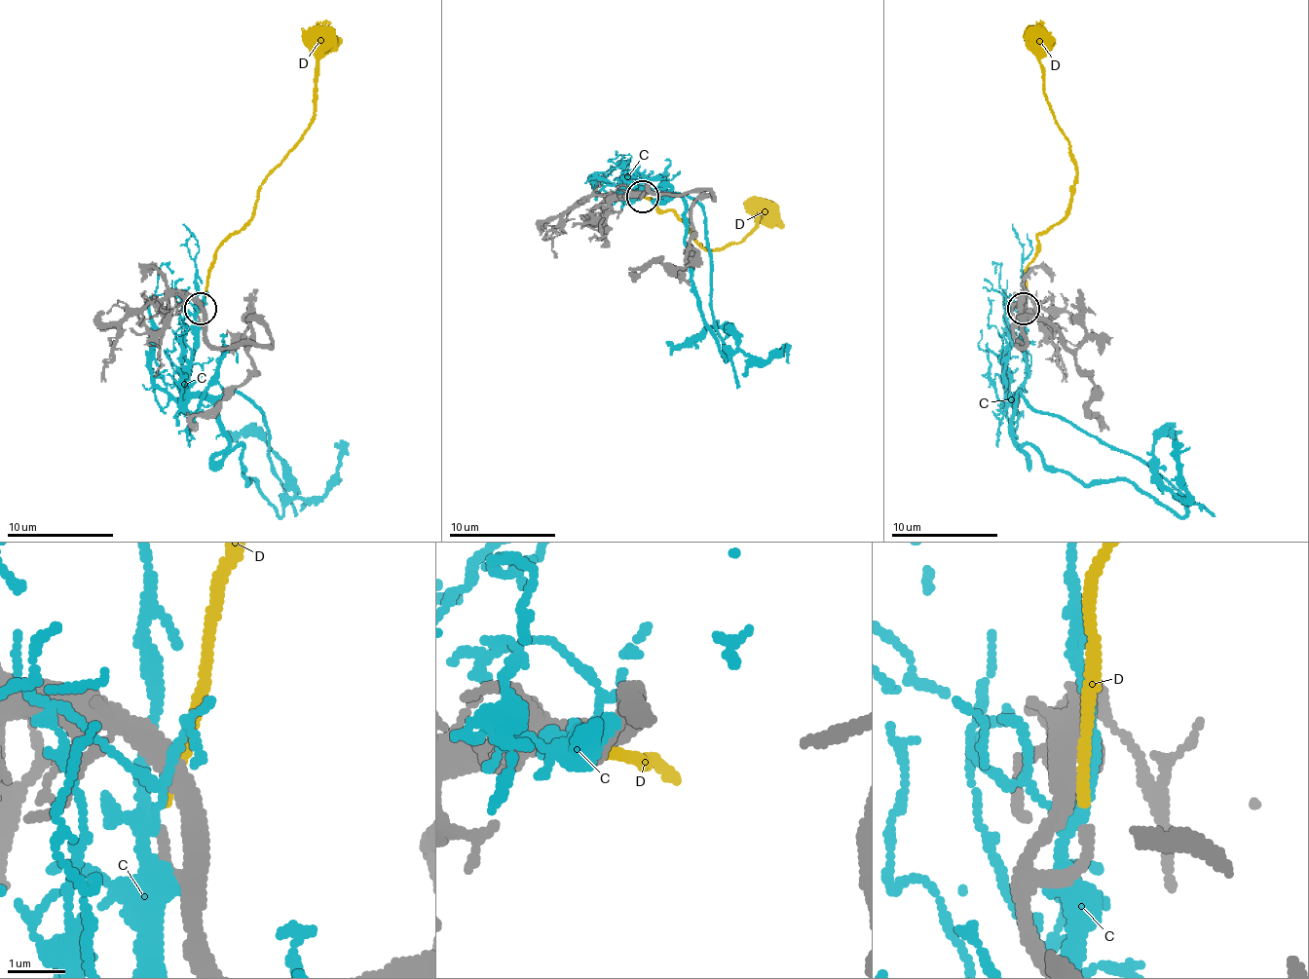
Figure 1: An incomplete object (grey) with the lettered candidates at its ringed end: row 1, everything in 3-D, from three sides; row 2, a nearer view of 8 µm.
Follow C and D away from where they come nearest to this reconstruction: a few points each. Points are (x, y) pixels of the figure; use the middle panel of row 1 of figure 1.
C: (644, 193), (625, 196), (682, 193), (703, 208), (711, 316), (724, 348), (734, 345), (708, 326), (665, 342)
D: (642, 196), (650, 198), (657, 208), (671, 211), (705, 248), (737, 244), (756, 225), (762, 214), (772, 216)

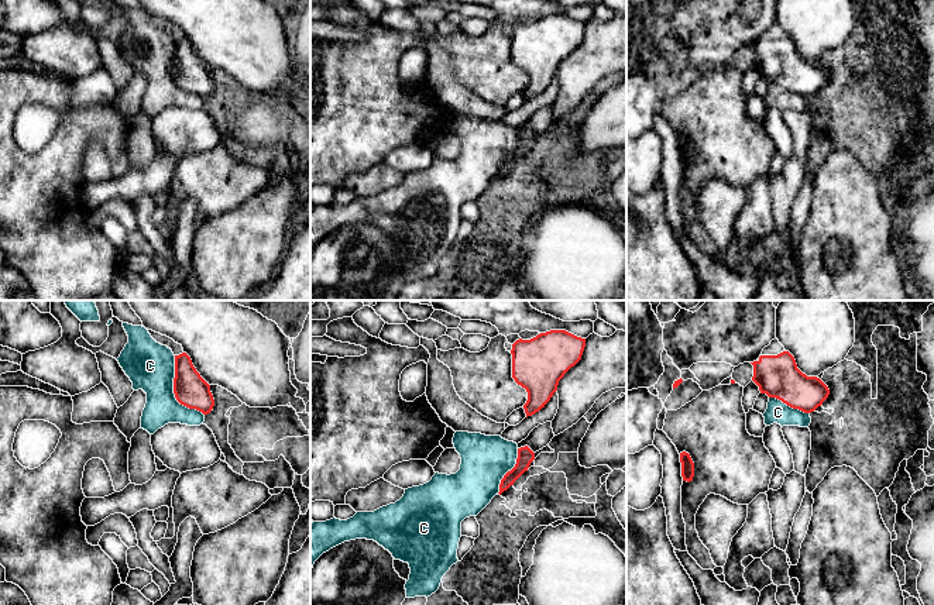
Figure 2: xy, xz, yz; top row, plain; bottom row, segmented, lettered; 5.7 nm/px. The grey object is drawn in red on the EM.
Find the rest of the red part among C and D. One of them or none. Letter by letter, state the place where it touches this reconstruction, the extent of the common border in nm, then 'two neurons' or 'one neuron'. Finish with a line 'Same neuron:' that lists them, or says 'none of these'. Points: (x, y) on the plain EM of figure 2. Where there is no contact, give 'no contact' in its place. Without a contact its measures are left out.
C: xy (174, 75) | 380 nm | two neurons
D: no contact | one neuron
Same neuron: D

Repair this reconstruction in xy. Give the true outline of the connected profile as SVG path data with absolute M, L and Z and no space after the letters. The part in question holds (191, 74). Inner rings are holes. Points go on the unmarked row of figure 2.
M186 37L175 39L174 78L176 85L207 99L214 90L210 69L200 61Z

